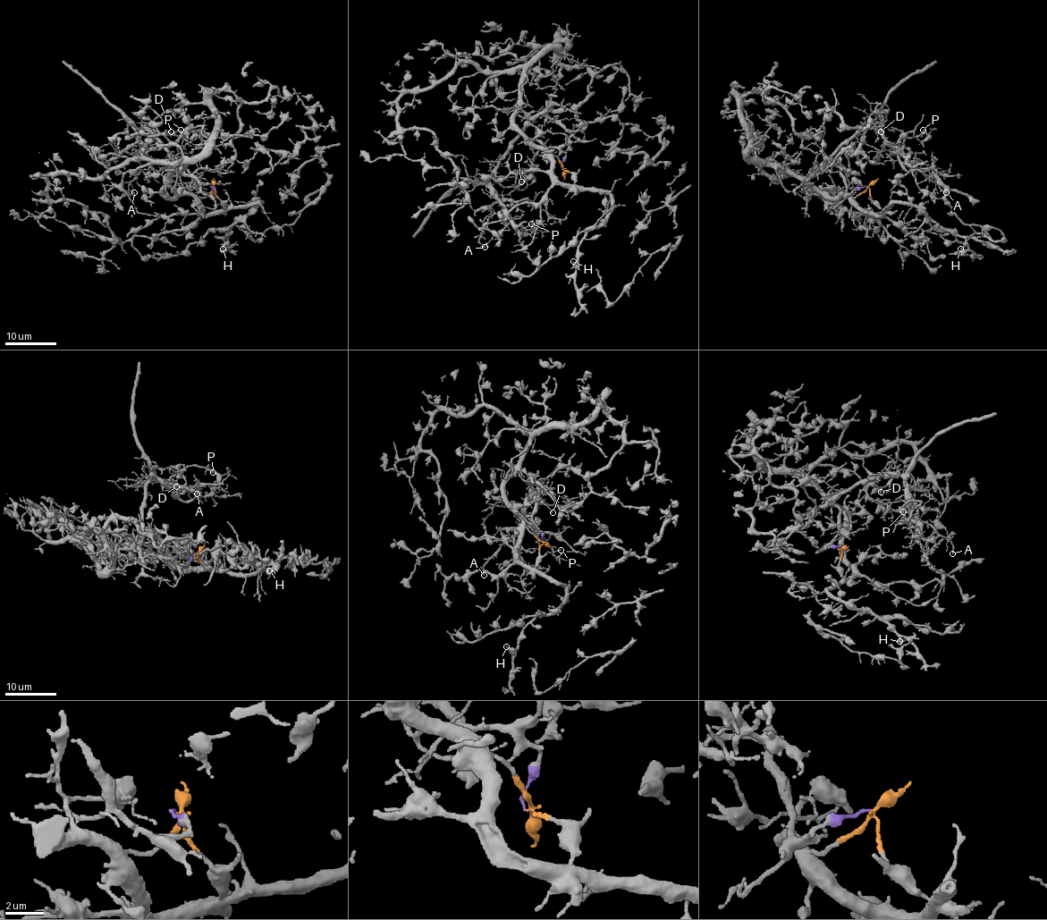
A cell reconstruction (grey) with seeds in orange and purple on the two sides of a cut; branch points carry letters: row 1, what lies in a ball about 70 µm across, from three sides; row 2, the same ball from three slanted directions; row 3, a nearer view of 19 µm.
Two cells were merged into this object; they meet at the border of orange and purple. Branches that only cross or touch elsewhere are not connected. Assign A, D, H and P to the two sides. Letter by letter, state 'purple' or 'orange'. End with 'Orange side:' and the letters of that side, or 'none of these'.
A: purple
D: purple
H: orange
P: purple
Orange side: H

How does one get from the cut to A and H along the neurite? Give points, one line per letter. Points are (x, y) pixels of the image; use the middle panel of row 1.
A: (561, 170), (565, 153), (539, 141), (529, 124), (489, 179), (502, 206), (488, 220), (478, 239), (485, 247)
H: (562, 170), (572, 174), (575, 184), (604, 190), (610, 195), (611, 211), (580, 243), (578, 265), (572, 261)

